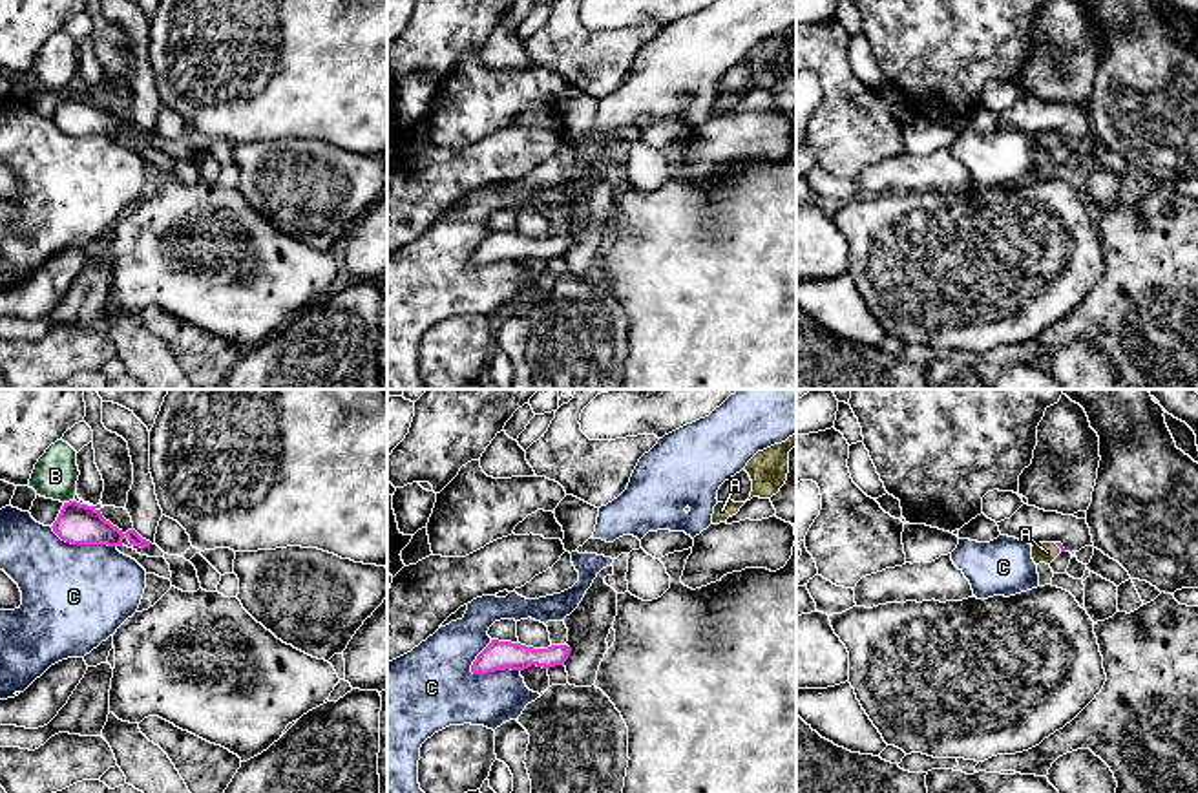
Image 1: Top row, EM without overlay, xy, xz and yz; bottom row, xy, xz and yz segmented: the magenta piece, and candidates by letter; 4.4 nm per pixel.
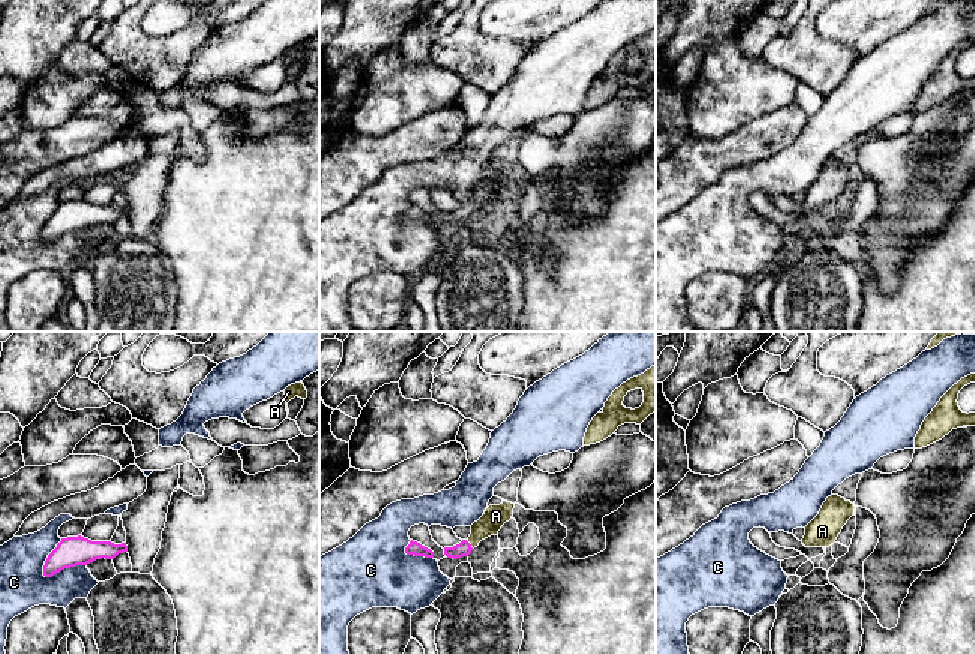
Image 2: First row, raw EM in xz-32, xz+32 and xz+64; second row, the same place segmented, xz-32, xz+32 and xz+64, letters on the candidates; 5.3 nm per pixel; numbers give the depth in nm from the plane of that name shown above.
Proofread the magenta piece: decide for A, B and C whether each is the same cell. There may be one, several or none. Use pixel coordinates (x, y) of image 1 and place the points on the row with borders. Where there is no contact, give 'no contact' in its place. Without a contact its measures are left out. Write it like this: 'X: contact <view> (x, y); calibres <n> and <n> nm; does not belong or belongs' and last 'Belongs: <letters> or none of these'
A: contact yz (1058, 545); calibres 20 and 90 nm; belongs
B: contact xy (70, 501); calibres 180 and 200 nm; does not belong
C: contact xz (493, 671); calibres 130 and 320 nm; does not belong
Belongs: A

